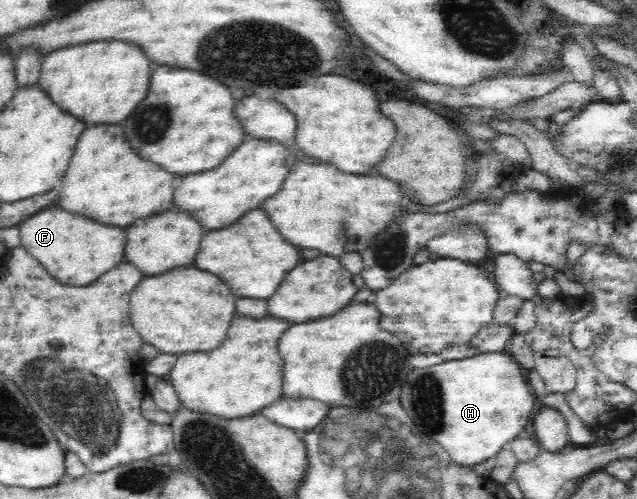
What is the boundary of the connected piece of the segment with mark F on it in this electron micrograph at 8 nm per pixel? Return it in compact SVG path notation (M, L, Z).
M56 204L18 223L20 247L33 256L60 284L88 286L124 260L124 229L104 226L85 216L61 210Z

